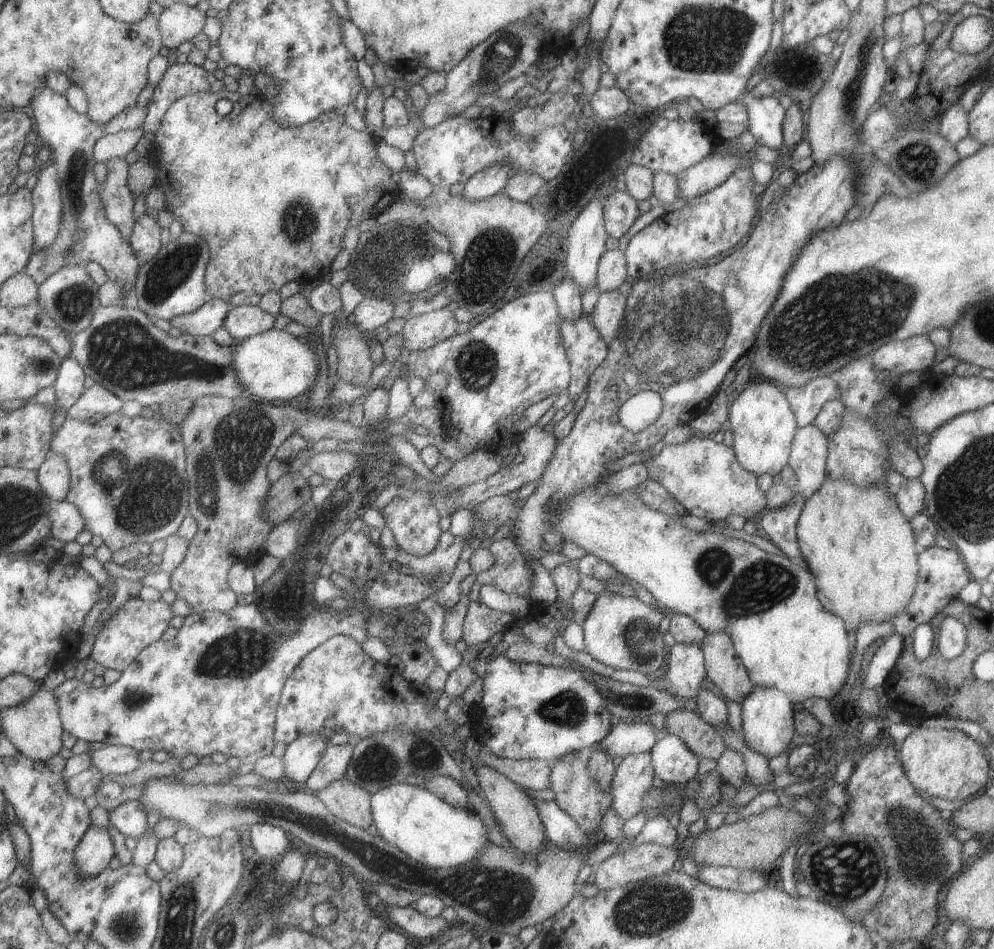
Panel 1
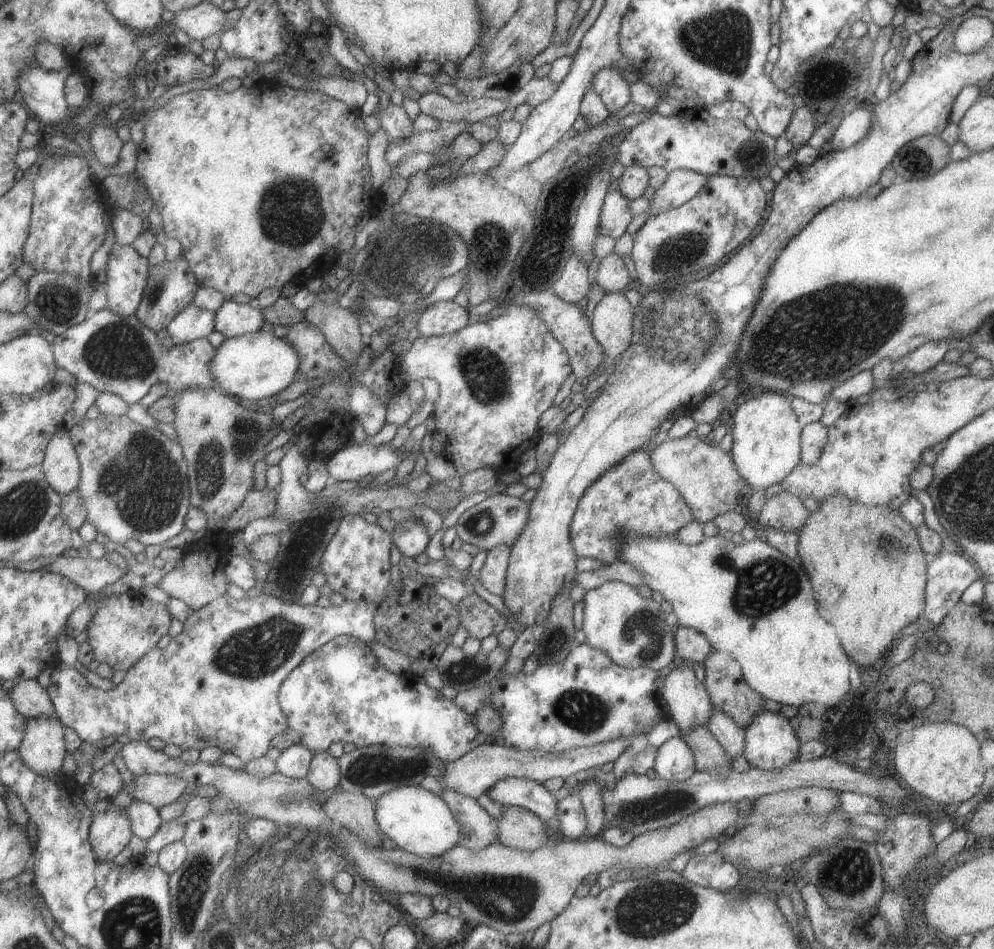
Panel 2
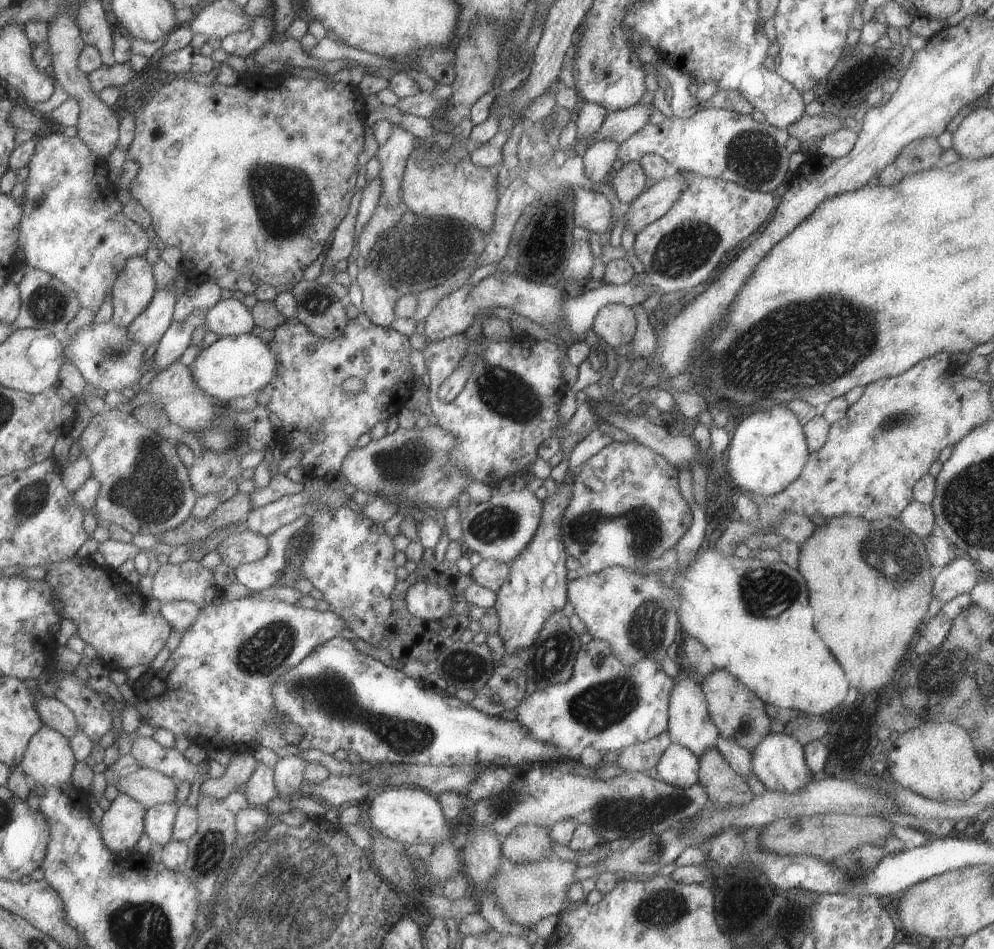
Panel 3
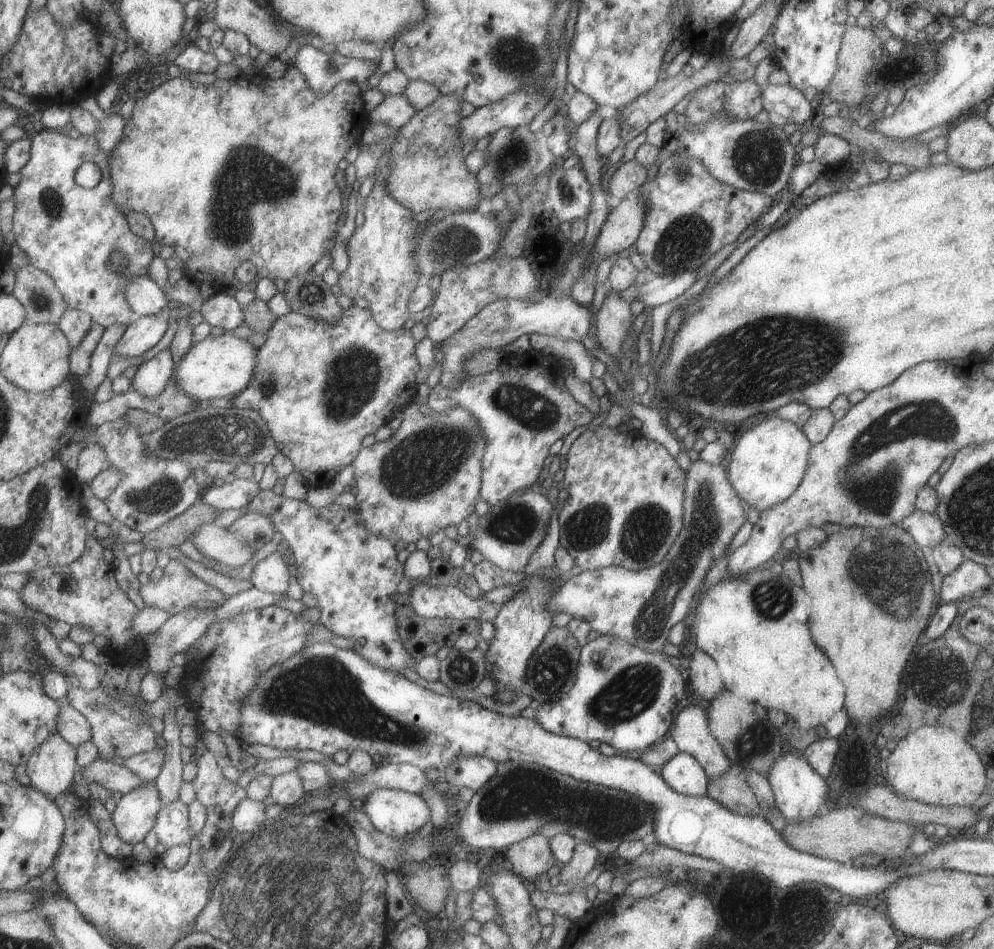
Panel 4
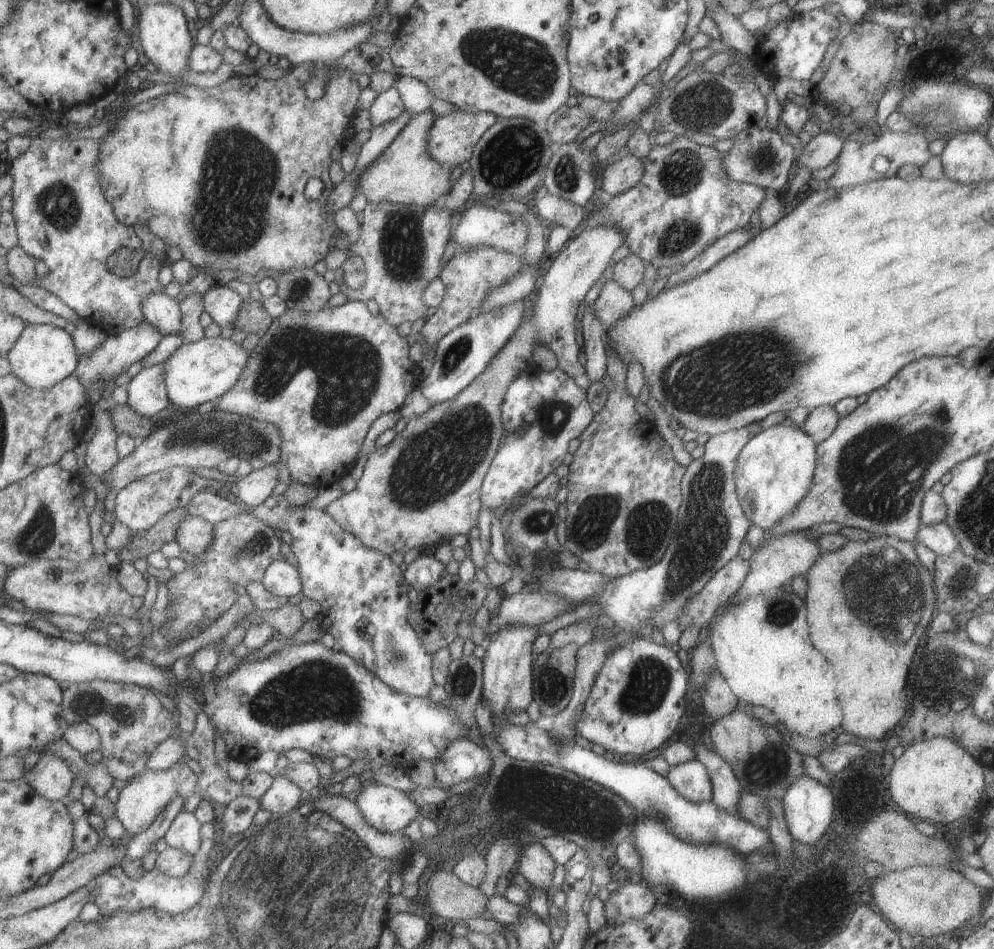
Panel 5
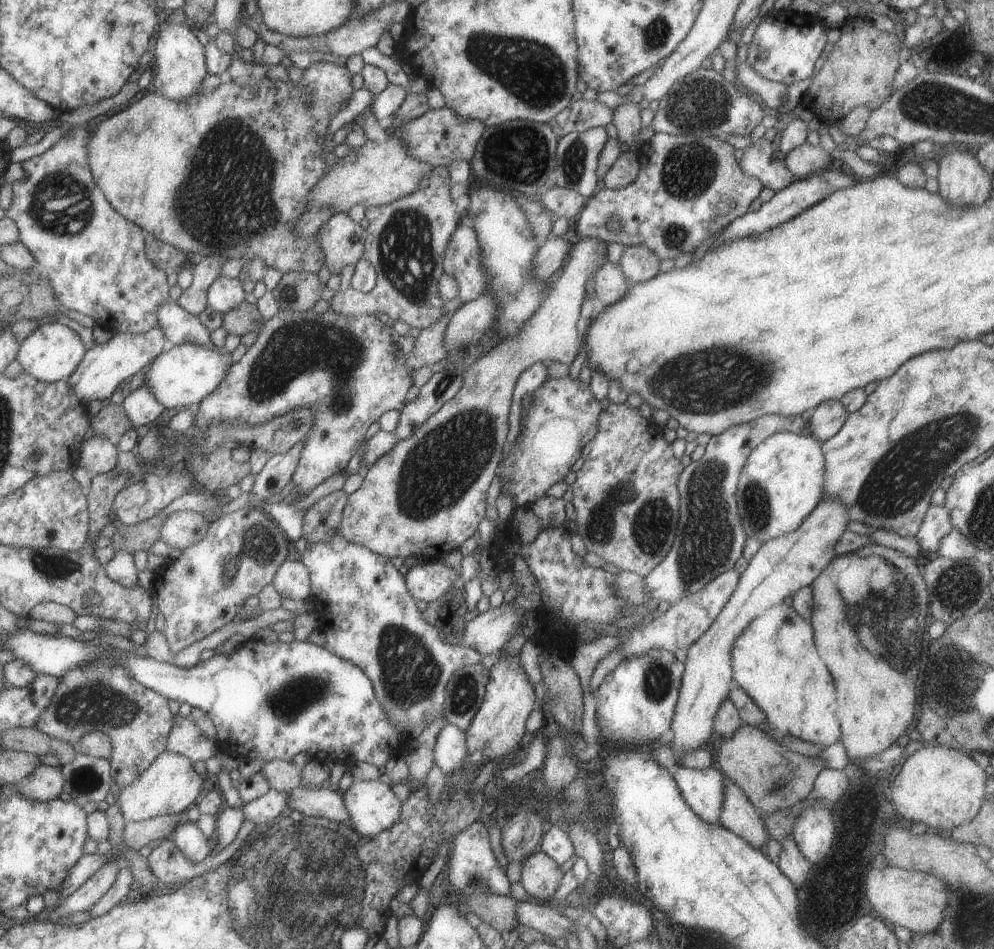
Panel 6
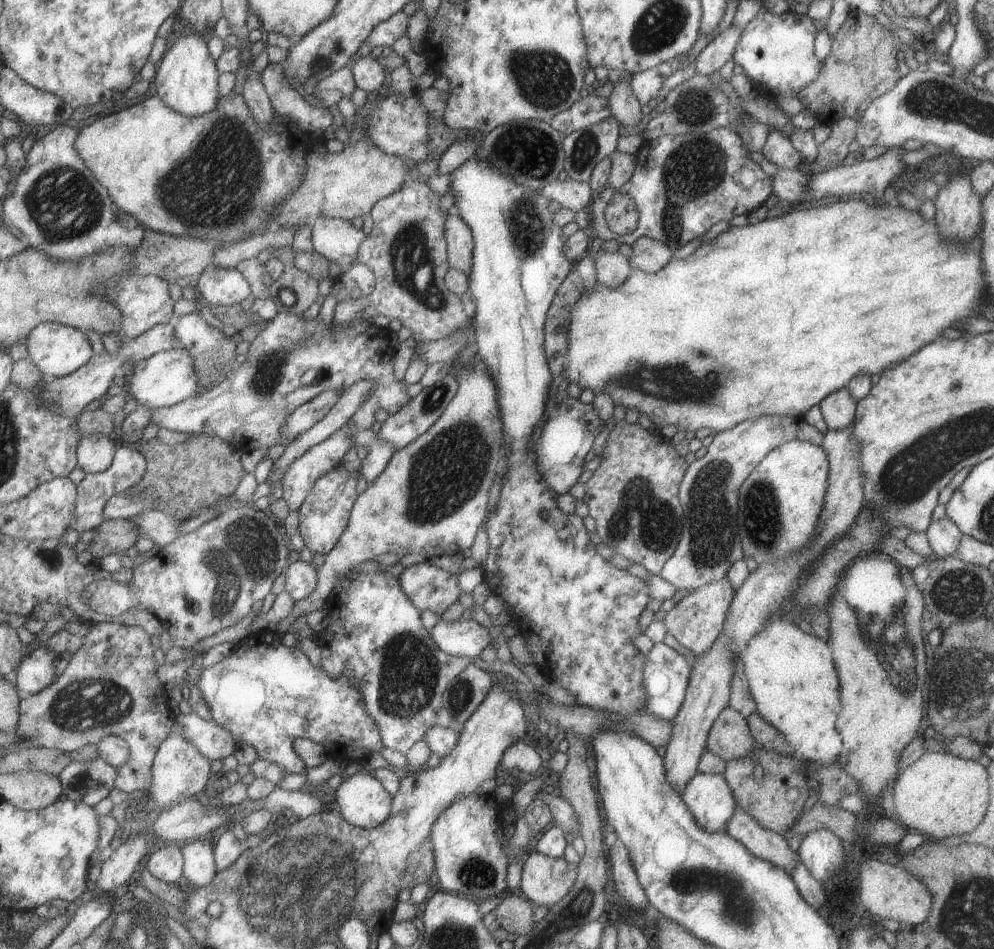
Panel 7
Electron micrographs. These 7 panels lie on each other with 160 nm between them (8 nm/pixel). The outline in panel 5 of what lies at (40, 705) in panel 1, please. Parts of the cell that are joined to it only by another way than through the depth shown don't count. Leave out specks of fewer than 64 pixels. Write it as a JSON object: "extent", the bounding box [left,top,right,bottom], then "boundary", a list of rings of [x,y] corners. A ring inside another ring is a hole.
{"extent":[24,752,76,801],"boundary":[[[47,752],[24,777],[40,795],[52,801],[65,801],[76,780],[75,772],[65,759]]]}

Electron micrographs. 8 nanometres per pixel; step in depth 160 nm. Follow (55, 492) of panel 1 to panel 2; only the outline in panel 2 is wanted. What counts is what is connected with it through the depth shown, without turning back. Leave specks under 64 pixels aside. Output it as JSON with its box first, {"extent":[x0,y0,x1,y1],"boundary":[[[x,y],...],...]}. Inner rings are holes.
{"extent":[41,426,82,495],"boundary":[[[62,426],[55,432],[41,466],[51,486],[62,495],[78,488],[82,479],[82,460],[71,438],[70,428]]]}

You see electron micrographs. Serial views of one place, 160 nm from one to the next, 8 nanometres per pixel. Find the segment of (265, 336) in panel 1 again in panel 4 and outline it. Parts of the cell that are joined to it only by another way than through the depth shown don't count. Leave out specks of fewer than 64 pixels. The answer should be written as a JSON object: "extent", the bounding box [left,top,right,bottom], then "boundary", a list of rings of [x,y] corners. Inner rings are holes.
{"extent":[174,332,256,405],"boundary":[[[225,332],[221,336],[207,335],[192,344],[182,362],[176,365],[174,380],[193,402],[203,405],[215,398],[231,398],[250,382],[256,366],[256,353],[247,339],[240,339]]]}

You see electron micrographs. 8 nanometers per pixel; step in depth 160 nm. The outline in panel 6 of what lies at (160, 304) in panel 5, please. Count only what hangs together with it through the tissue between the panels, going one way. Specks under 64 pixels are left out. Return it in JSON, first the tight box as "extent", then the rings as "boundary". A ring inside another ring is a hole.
{"extent":[159,301,212,346],"boundary":[[[177,301],[165,302],[159,308],[159,327],[167,340],[174,345],[194,343],[198,346],[212,345],[210,334],[201,324],[198,316],[191,315]]]}

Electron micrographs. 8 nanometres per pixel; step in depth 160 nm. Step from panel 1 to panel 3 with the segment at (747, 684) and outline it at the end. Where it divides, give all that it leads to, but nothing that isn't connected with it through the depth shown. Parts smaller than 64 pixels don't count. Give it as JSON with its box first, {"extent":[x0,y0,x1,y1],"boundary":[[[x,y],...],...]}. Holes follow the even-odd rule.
{"extent":[699,669,771,754],"boundary":[[[715,669],[699,684],[703,691],[709,718],[722,737],[733,739],[741,748],[747,749],[750,754],[760,743],[761,738],[769,733],[771,717],[765,713],[764,702],[757,698],[746,686],[743,686],[729,671]]]}

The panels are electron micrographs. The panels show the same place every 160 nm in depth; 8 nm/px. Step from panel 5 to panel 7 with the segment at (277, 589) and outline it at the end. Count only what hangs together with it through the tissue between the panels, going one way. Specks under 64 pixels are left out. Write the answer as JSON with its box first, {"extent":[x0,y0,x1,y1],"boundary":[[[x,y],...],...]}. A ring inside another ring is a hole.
{"extent":[282,561,317,602],"boundary":[[[303,561],[289,564],[282,574],[284,578],[284,591],[294,602],[307,598],[317,584],[316,568]]]}

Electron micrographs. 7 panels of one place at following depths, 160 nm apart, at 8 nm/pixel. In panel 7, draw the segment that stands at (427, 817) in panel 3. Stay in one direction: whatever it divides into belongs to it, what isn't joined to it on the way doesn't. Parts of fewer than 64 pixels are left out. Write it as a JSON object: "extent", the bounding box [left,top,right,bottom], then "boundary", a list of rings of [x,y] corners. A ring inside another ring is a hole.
{"extent":[333,771,392,829],"boundary":[[[367,771],[342,779],[333,791],[338,813],[353,826],[370,829],[387,818],[392,795]]]}

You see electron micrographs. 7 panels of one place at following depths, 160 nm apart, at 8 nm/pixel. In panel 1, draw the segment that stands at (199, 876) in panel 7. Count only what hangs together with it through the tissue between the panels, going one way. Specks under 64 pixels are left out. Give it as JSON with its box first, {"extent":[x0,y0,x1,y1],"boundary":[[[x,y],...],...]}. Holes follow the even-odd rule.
{"extent":[109,801,150,839],"boundary":[[[127,801],[109,812],[110,822],[123,835],[140,839],[145,830],[147,832],[150,830],[147,811],[143,801]]]}

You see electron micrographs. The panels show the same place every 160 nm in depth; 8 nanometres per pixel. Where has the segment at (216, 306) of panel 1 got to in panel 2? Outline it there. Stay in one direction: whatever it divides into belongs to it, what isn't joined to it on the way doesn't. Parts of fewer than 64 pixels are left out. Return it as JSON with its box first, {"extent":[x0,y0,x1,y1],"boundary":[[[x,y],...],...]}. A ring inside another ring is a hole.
{"extent":[166,305,214,345],"boundary":[[[189,305],[166,328],[174,345],[189,344],[214,330],[214,312]]]}

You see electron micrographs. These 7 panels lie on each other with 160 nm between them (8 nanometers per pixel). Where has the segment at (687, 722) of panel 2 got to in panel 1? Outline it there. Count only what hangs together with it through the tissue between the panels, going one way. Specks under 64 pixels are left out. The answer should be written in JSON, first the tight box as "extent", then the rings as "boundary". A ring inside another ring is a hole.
{"extent":[650,643,706,702],"boundary":[[[676,643],[667,652],[668,668],[650,677],[651,687],[681,700],[695,702],[701,680],[706,676],[702,650],[697,645]]]}

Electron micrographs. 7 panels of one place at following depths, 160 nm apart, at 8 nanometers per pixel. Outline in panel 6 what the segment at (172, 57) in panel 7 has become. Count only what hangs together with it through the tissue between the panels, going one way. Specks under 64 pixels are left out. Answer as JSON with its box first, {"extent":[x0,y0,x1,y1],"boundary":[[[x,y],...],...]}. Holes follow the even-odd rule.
{"extent":[153,23,209,100],"boundary":[[[164,23],[159,27],[156,37],[155,55],[157,75],[153,79],[153,86],[166,98],[172,100],[188,100],[193,94],[201,92],[201,80],[209,74],[205,70],[205,48],[191,32],[193,28],[189,23]]]}

